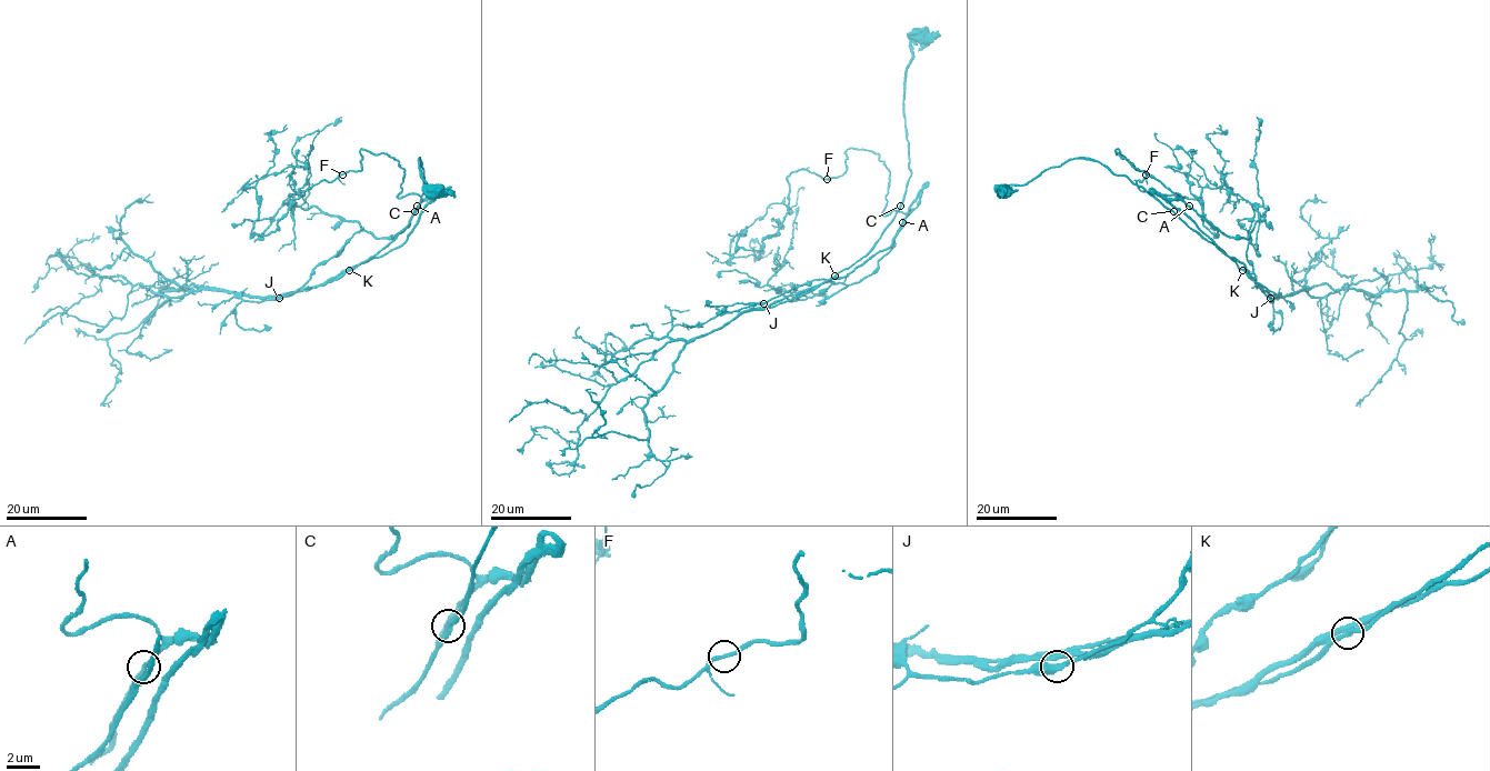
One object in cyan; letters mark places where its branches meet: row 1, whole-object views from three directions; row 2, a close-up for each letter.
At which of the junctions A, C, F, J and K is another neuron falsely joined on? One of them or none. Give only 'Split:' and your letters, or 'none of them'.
Split: none of them

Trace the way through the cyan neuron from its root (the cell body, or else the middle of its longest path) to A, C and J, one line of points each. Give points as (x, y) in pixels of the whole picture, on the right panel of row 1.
A: (1171, 206), (1167, 199), (1181, 199), (1190, 206)
C: (1171, 206), (1182, 211), (1244, 269), (1193, 231), (1173, 211)
J: (1171, 206), (1167, 199), (1180, 199), (1228, 237), (1248, 238), (1251, 230), (1247, 259), (1260, 288), (1270, 298)

